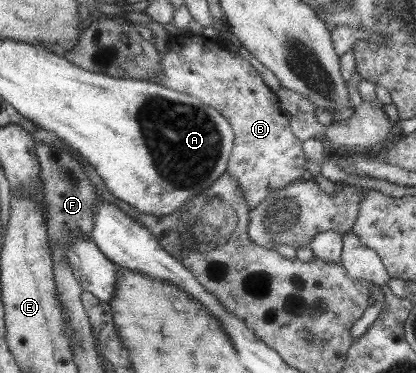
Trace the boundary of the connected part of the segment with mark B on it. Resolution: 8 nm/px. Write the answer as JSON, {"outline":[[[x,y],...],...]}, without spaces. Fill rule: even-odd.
{"outline":[[[190,32],[169,37],[166,48],[165,53],[159,53],[159,76],[153,76],[153,78],[149,78],[149,81],[157,79],[159,85],[163,87],[191,95],[207,106],[214,107],[219,114],[223,115],[223,118],[227,119],[227,122],[233,127],[234,144],[230,158],[226,162],[226,170],[238,182],[239,190],[242,191],[249,209],[261,204],[267,196],[270,196],[271,191],[282,189],[283,186],[300,180],[299,176],[305,170],[301,141],[289,132],[287,118],[281,114],[275,94],[269,92],[269,88],[263,84],[263,80],[259,76],[261,68],[257,64],[243,53],[235,56],[235,53],[229,54],[229,52],[217,48],[215,44],[209,46],[205,37]]]}

